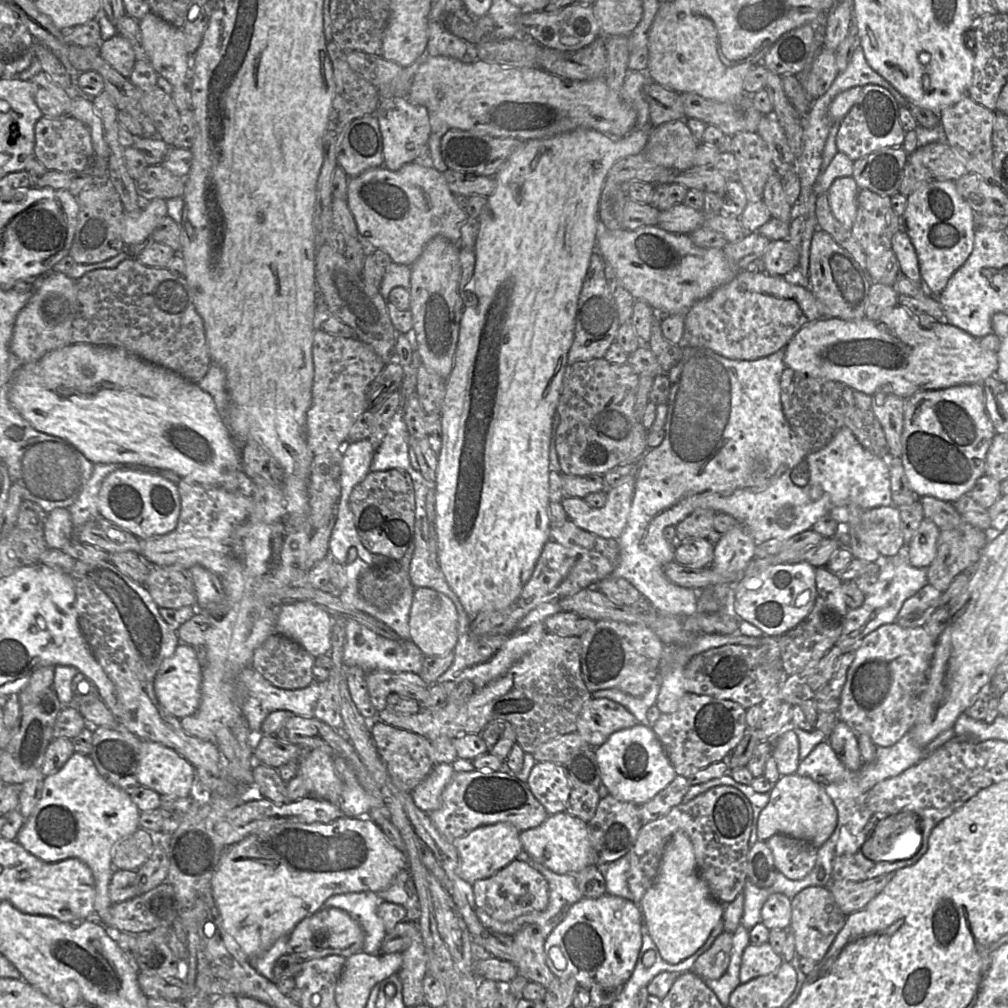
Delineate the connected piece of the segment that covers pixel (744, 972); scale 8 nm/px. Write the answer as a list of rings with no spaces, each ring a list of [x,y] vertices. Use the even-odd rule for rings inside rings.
[[[769,942],[761,945],[749,944],[742,955],[740,983],[744,984],[759,976],[774,972],[784,962],[783,955],[777,954]]]

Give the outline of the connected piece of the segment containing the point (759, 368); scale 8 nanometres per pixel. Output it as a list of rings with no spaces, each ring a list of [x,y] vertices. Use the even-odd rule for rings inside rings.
[[[682,345],[681,360],[668,372],[670,392],[666,403],[666,420],[662,428],[665,433],[664,439],[660,445],[648,449],[641,459],[639,459],[627,525],[618,539],[620,553],[619,565],[609,576],[611,578],[622,578],[633,585],[640,592],[641,597],[650,601],[659,614],[690,616],[697,612],[698,592],[694,589],[681,587],[672,583],[664,573],[665,566],[674,561],[675,550],[679,543],[677,543],[677,541],[668,542],[663,534],[666,527],[676,527],[676,525],[682,522],[696,509],[706,508],[716,512],[730,514],[736,518],[739,524],[741,524],[745,531],[751,536],[756,546],[758,546],[770,539],[776,539],[783,543],[799,533],[812,529],[812,526],[822,516],[828,514],[834,507],[856,505],[863,510],[868,510],[871,508],[890,507],[893,504],[888,459],[880,458],[863,447],[850,428],[842,427],[839,429],[831,441],[818,451],[807,452],[803,449],[800,444],[800,438],[795,436],[792,432],[782,409],[780,379],[782,372],[786,368],[784,354],[785,349],[780,349],[769,356],[756,360],[733,360],[725,358],[708,348]],[[755,458],[760,458],[764,461],[765,467],[763,470],[753,470]],[[814,485],[818,485],[822,488],[821,497],[815,501],[811,500],[809,496],[810,489]]]

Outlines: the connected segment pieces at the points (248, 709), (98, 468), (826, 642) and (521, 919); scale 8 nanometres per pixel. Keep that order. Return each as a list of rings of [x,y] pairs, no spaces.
[[[248,667],[242,671],[241,681],[245,686],[242,714],[246,717],[250,729],[255,732],[260,732],[263,721],[274,711],[288,710],[294,716],[314,718],[316,704],[327,687],[326,680],[324,682],[313,682],[302,689],[288,690],[279,688],[266,680],[253,667]]]
[[[95,464],[93,472],[76,501],[67,508],[71,514],[74,529],[80,528],[99,515],[98,495],[104,479],[120,468],[131,468],[123,464]]]
[[[819,567],[816,569],[815,582],[817,596],[812,610],[795,628],[778,638],[782,667],[786,676],[815,666],[835,645],[842,632],[848,611],[843,595],[842,581],[837,574],[830,572],[826,567]]]
[[[522,850],[517,856],[518,860],[528,863],[531,867],[540,872],[548,882],[549,885],[549,901],[547,907],[543,911],[533,911],[525,915],[519,916],[511,921],[498,921],[490,917],[481,908],[476,909],[477,917],[480,922],[488,929],[503,934],[513,936],[518,930],[527,924],[537,924],[540,927],[540,933],[546,938],[550,935],[553,929],[565,918],[571,906],[581,900],[583,895],[581,894],[577,880],[574,874],[558,874],[539,862],[535,861],[531,856],[524,850]]]

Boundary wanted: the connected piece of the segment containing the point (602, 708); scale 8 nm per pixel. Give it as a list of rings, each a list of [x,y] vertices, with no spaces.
[[[590,699],[582,707],[576,722],[576,732],[592,748],[601,746],[609,736],[619,730],[631,728],[639,724],[635,716],[624,706],[609,699]]]

